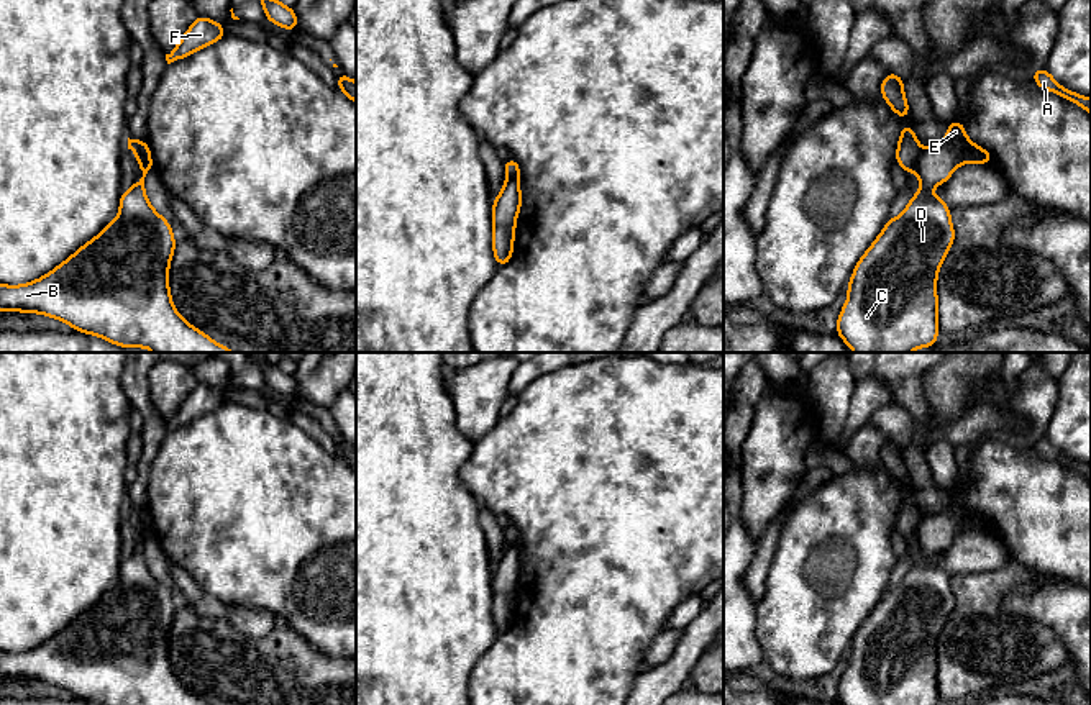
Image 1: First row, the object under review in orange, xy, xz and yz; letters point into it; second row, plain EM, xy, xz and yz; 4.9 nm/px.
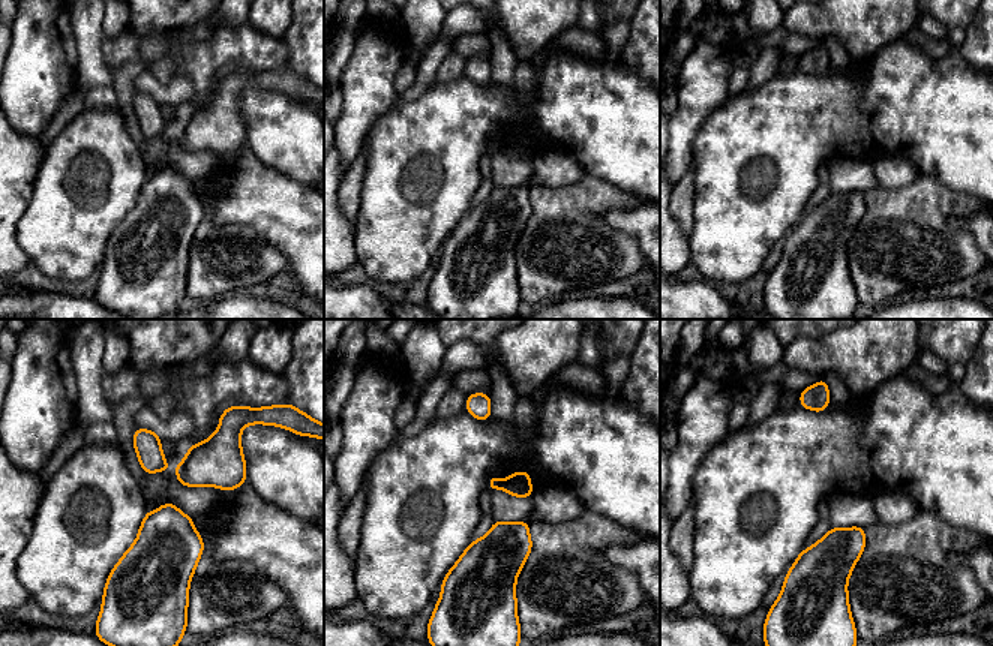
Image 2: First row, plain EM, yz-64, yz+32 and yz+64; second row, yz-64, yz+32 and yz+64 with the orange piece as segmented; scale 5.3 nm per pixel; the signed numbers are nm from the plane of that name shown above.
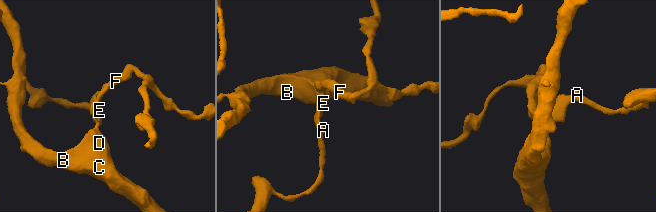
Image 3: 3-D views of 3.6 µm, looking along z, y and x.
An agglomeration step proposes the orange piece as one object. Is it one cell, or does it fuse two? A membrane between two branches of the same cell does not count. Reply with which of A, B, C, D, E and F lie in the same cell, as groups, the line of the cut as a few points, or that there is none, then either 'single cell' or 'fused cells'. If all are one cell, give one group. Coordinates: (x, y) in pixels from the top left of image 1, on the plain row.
A B C D E / F; cut in yz along (922, 517), (914, 536); fused cells

